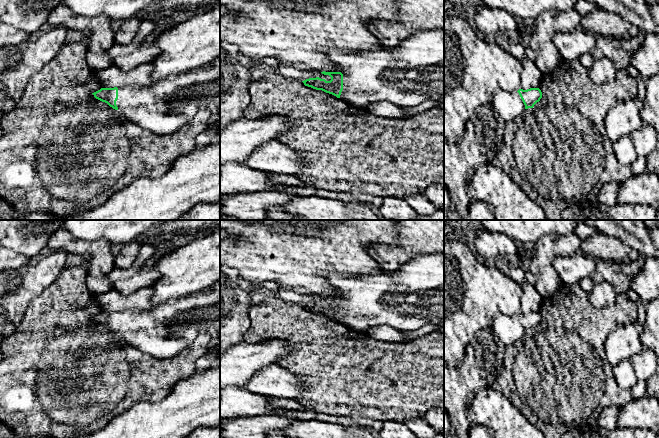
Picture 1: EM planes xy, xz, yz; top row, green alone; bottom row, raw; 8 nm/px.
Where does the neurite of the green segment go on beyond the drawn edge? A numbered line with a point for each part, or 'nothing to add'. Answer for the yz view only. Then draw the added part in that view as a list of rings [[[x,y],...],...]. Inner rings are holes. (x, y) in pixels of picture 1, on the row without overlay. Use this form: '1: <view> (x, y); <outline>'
1: yz (509, 329); [[[498,313],[493,318],[491,330],[506,347],[514,345],[526,334],[517,315],[508,316],[502,313]]]

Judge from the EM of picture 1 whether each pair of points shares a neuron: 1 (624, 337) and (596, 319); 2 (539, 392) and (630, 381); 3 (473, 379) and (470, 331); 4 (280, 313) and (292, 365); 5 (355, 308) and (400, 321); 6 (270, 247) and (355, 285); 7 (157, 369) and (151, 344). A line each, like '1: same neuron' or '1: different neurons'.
1: different neurons
2: different neurons
3: different neurons
4: same neuron
5: same neuron
6: different neurons
7: different neurons

